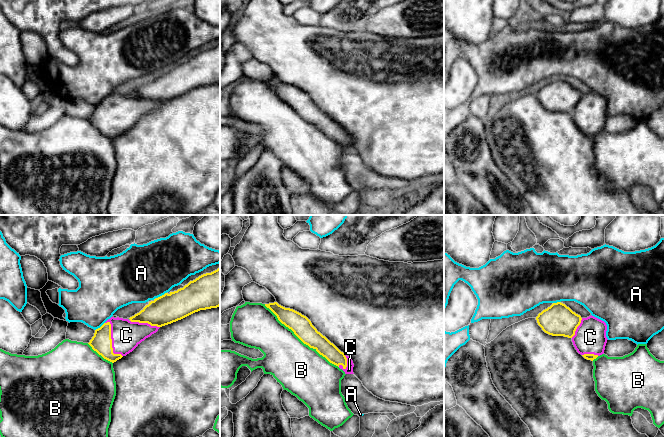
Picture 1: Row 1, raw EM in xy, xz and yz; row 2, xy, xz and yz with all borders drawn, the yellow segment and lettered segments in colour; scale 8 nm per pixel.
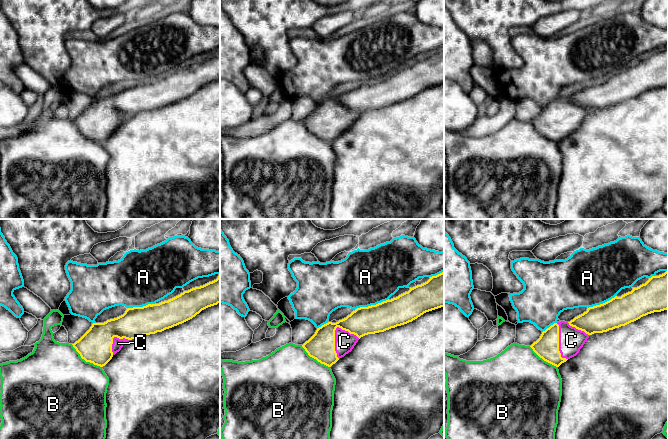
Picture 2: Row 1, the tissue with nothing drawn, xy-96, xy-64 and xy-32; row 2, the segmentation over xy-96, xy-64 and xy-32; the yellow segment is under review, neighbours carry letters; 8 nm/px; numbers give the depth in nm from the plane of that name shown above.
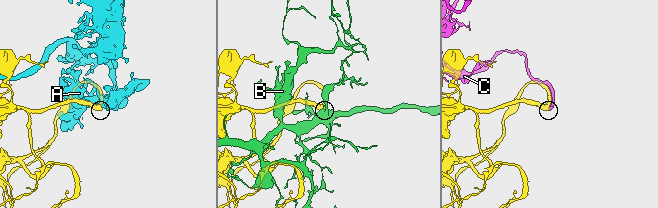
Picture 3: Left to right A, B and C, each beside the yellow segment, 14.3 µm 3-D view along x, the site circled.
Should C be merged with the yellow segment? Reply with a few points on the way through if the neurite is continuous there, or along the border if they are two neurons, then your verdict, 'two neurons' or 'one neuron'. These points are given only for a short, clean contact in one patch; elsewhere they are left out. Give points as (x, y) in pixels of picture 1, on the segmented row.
one neuron

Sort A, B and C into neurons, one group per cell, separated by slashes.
A / B / C

